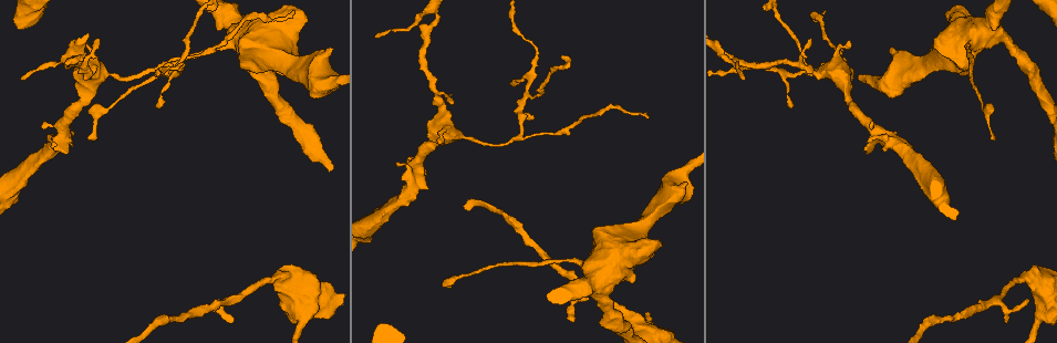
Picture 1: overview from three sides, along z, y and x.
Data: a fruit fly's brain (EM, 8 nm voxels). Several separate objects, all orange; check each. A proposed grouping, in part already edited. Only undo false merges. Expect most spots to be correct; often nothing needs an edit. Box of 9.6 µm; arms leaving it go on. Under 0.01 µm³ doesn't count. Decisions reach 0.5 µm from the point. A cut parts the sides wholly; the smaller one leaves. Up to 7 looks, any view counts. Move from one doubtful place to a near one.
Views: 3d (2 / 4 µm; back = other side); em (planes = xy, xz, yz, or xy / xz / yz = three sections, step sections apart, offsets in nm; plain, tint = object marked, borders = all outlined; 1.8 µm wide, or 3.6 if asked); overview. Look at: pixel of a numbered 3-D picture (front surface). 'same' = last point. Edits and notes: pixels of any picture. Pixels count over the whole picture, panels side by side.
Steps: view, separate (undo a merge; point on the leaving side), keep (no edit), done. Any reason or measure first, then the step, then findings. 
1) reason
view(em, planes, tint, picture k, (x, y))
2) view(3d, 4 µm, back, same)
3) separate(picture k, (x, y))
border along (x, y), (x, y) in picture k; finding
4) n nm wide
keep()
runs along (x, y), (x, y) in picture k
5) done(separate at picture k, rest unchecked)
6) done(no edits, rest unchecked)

view(em, planes, tint, picture 1, (225, 299))

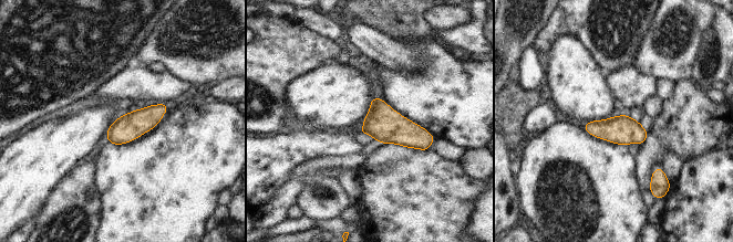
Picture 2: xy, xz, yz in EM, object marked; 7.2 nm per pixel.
keep()
continuous, no second neuron

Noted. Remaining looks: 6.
view(em, planes, tint, picture 1, (319, 66))

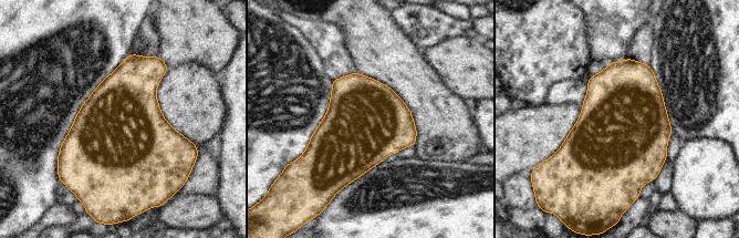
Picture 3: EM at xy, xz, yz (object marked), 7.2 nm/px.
keep()
continuous, no second neuron

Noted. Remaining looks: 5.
a fork
view(3d, 2 µm, picture 1, (71, 62))

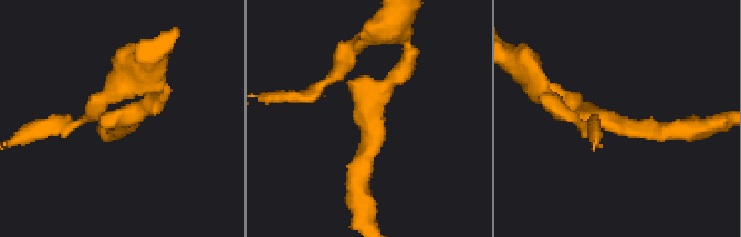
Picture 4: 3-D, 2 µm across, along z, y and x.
shape alone is not enough
view(em, planes, tint, picture 4, (366, 93))

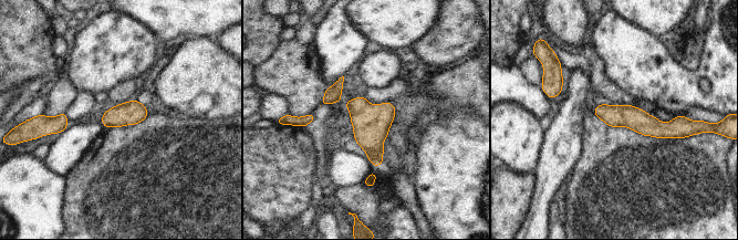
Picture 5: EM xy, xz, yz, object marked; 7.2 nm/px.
keep()
runs along (596, 111), (654, 127), (681, 122) in picture 5; all the same neuron

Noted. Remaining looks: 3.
done(no edits, rest unchecked)

